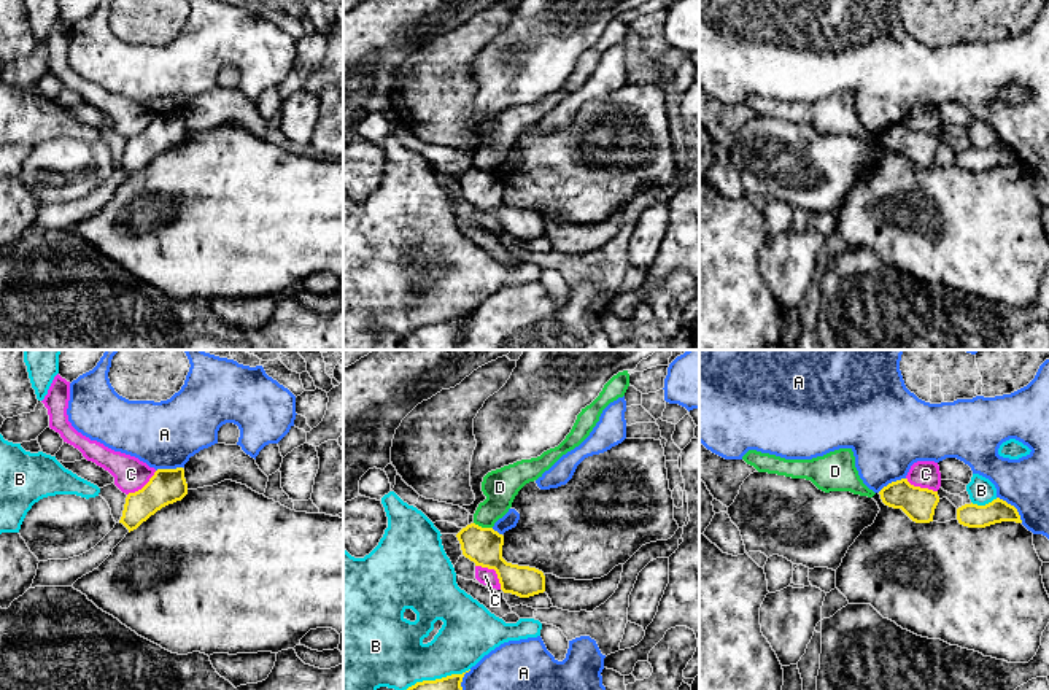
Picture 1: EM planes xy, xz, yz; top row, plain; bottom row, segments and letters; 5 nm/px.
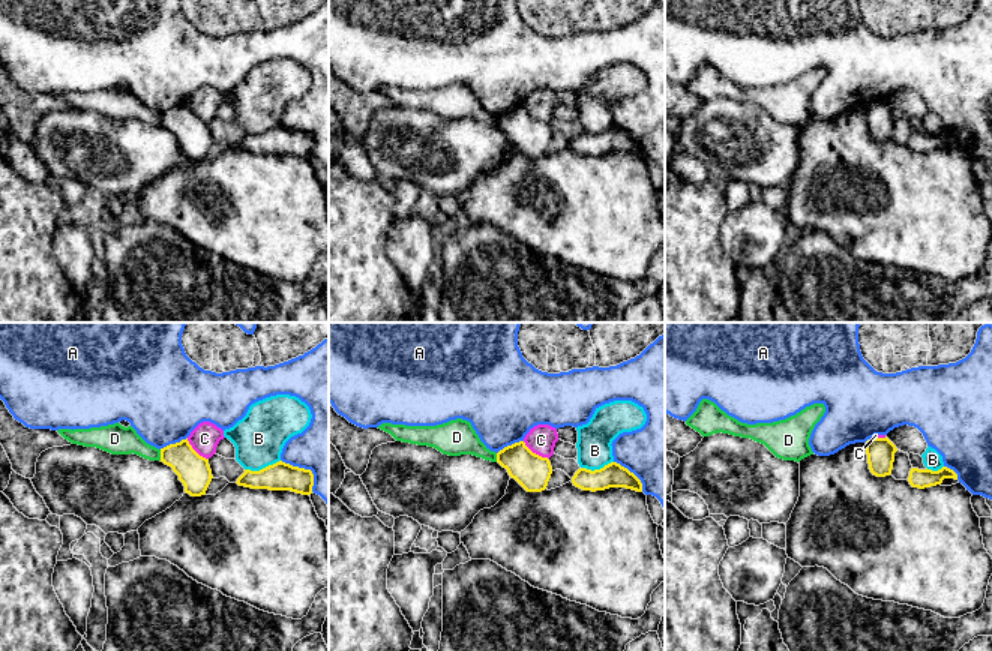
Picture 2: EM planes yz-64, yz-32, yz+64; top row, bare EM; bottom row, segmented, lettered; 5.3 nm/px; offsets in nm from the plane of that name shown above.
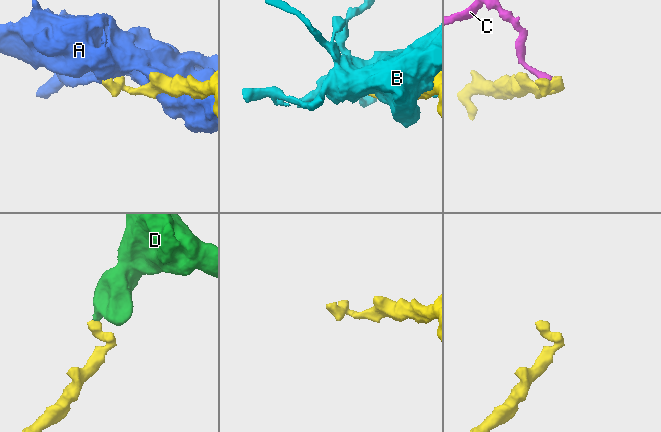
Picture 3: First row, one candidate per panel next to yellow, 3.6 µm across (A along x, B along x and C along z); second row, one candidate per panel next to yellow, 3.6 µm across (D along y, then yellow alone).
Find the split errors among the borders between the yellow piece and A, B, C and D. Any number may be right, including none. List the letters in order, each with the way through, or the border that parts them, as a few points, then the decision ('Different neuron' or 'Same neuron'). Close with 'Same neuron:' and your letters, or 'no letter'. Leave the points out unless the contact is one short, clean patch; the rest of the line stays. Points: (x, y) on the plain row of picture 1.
A: Different neuron
B: Different neuron
C: Boundary: xz (476, 209), (491, 212), (501, 232). Different neuron
D: Boundary: xz (474, 166), (491, 172). Different neuron
Same neuron: no letter

